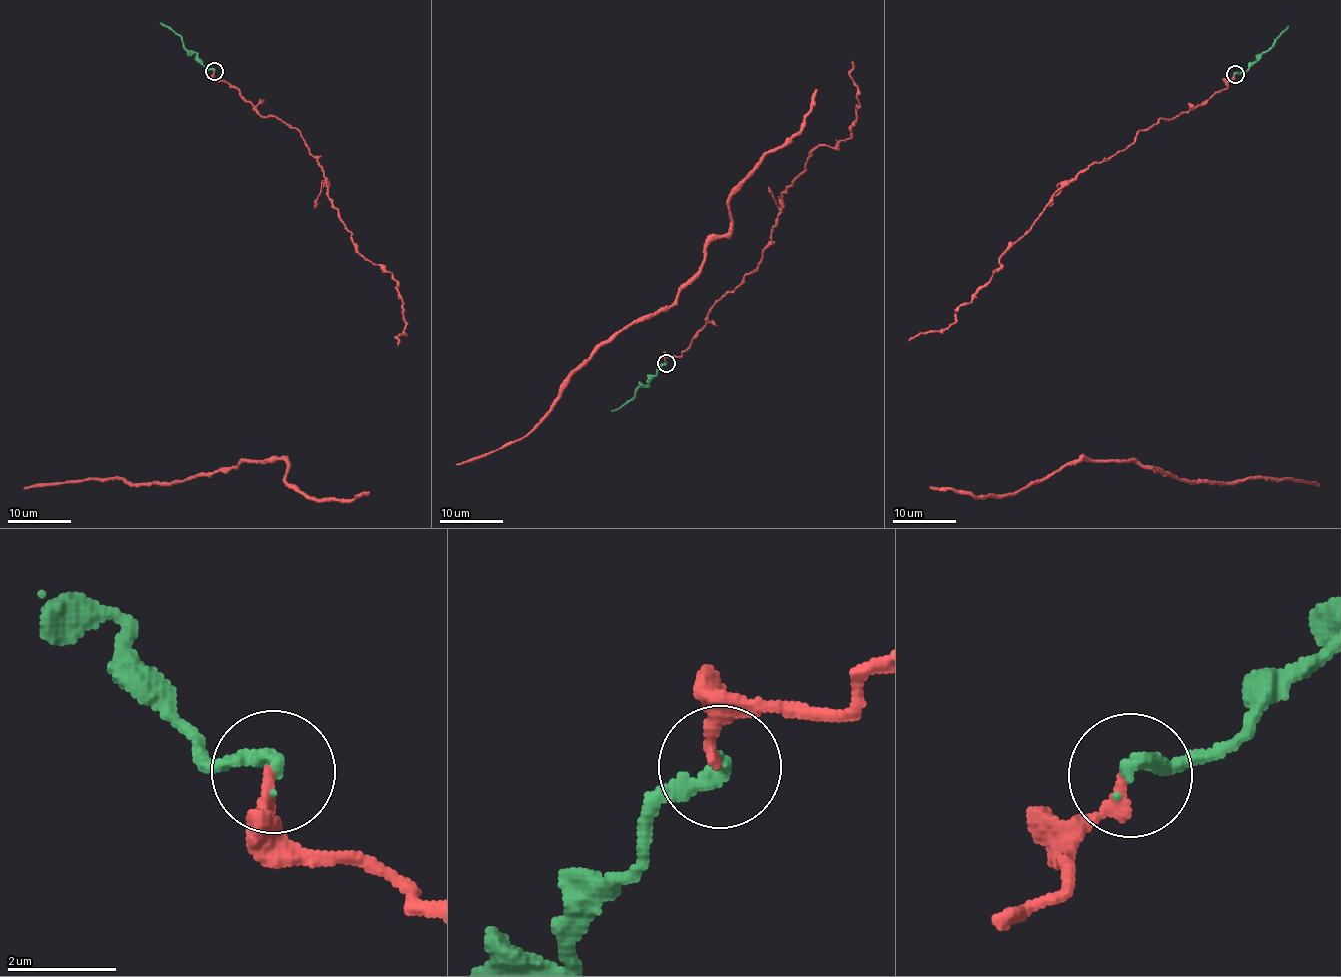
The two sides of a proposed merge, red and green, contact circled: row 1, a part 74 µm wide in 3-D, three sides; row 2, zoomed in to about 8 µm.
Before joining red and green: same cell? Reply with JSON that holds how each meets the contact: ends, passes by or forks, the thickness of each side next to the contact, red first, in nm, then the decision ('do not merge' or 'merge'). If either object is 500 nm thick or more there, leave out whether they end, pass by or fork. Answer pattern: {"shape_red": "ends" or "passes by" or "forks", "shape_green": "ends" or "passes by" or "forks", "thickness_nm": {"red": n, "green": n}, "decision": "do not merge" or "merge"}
{"shape_red": "ends", "shape_green": "ends", "thickness_nm": {"red": 220, "green": 300}, "decision": "merge"}

